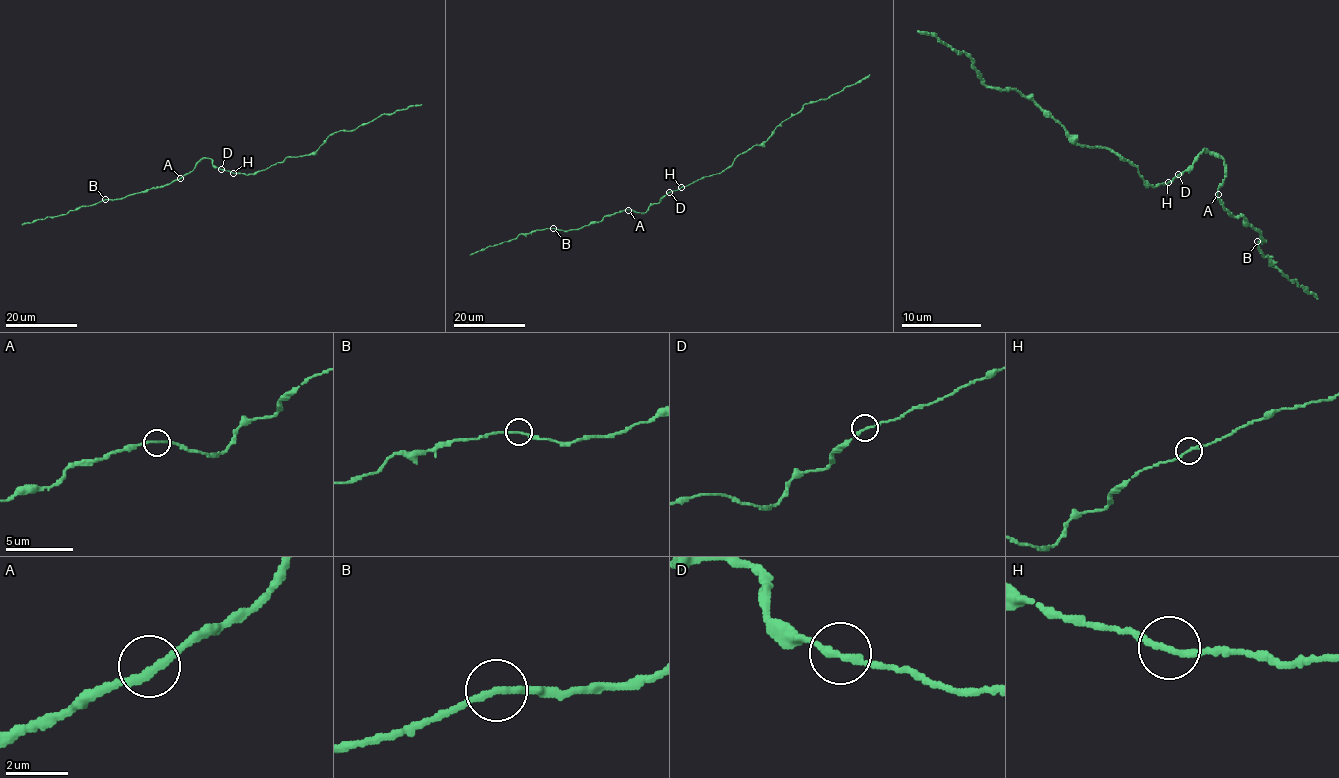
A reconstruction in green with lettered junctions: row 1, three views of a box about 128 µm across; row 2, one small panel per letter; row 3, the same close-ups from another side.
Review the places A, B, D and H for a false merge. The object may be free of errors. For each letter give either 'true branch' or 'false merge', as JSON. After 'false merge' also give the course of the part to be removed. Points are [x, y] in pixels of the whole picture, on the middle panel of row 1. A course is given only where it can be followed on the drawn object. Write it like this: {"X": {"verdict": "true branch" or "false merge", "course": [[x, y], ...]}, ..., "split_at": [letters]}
{"A": {"verdict": "true branch"}, "B": {"verdict": "true branch"}, "D": {"verdict": "true branch"}, "H": {"verdict": "true branch"}, "split_at": []}

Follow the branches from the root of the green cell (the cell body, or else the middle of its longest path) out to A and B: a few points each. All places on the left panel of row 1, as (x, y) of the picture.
A: (228, 171), (215, 167), (210, 159), (202, 158), (193, 170), (180, 178)
B: (228, 171), (215, 167), (210, 159), (202, 158), (193, 170), (170, 183), (124, 197), (105, 199)

